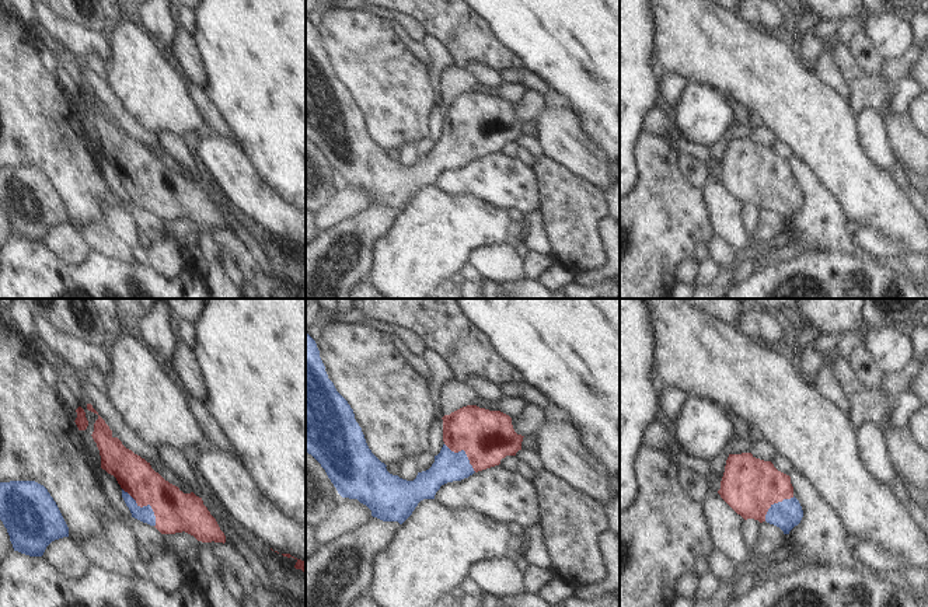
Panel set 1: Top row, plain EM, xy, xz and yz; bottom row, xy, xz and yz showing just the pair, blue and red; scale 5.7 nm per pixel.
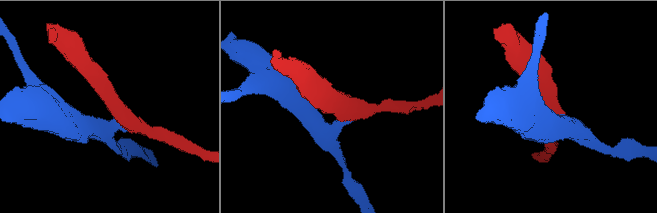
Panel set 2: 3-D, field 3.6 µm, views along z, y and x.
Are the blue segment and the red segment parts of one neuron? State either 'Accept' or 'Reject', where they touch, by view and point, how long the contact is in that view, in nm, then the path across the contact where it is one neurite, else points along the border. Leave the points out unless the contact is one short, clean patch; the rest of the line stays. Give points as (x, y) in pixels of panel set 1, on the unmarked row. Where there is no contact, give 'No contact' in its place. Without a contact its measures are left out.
Accept. Touches blue at xy (146, 192). Shared border 300 nm. Path across: xy (146, 201), (146, 192), (163, 191), (175, 198)

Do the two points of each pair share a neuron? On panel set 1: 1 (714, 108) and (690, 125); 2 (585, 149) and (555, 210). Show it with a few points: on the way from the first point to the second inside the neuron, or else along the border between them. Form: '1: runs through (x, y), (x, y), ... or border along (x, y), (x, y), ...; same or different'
1: runs through (708, 114), (701, 119), (696, 119); same
2: border along (544, 156), (560, 161), (602, 189); different

